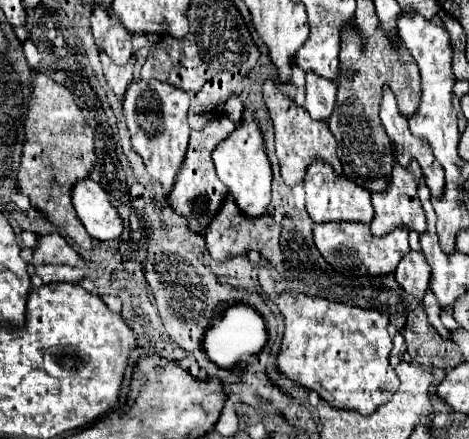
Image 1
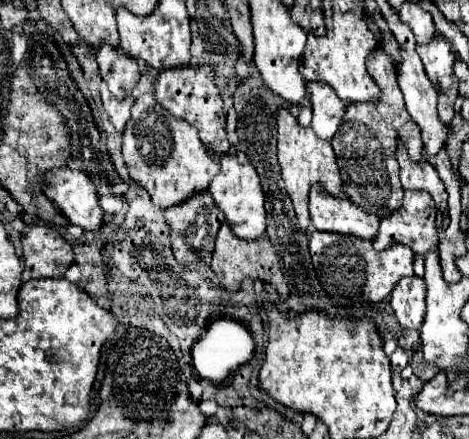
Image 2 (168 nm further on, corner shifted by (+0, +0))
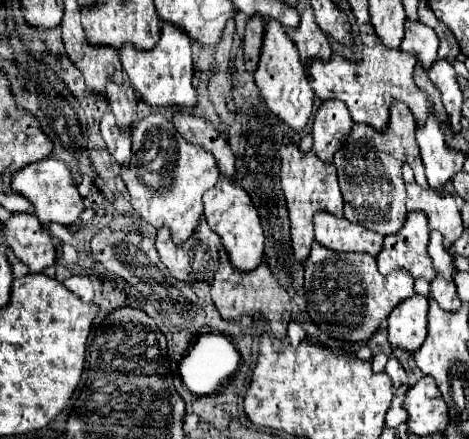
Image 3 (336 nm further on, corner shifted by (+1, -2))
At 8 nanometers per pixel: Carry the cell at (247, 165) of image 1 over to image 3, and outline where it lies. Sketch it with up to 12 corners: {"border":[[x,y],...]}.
{"border":[[221,176],[203,196],[205,220],[231,266],[263,262],[265,236],[251,198]]}

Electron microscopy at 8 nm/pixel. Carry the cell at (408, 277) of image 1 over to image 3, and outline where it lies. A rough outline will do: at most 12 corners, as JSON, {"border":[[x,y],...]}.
{"border":[[413,294],[393,310],[387,336],[409,354],[427,336],[425,296]]}

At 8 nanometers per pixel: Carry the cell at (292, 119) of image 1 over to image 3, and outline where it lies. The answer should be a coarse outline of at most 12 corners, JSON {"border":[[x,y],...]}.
{"border":[[289,138],[281,144],[281,190],[291,248],[303,264],[313,216],[343,216],[337,170]]}

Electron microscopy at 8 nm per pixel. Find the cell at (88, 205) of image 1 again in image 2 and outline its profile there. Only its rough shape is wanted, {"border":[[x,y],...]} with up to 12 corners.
{"border":[[50,170],[44,192],[70,224],[102,230],[96,186],[82,170]]}

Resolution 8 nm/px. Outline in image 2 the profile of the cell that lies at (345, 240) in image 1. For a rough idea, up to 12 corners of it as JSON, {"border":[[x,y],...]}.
{"border":[[310,234],[324,290],[340,306],[380,302],[412,276],[414,252]]}

